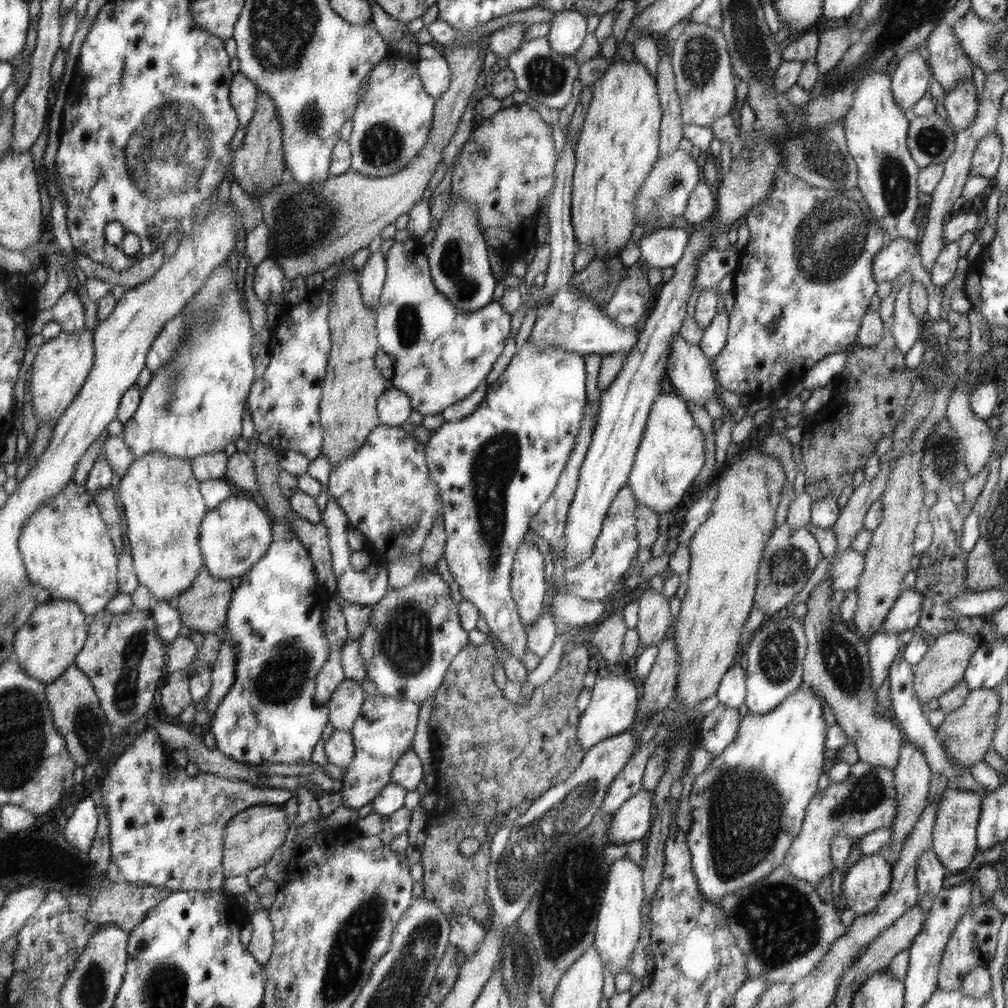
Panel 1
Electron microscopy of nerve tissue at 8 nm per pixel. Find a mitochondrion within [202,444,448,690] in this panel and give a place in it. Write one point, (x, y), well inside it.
(405, 641)

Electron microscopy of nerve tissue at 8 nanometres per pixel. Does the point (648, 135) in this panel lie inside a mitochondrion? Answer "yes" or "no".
no

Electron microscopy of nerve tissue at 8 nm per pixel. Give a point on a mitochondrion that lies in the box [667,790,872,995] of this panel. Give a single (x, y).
(777, 920)

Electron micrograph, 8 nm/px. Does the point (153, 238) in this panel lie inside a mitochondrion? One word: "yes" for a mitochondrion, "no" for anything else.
no

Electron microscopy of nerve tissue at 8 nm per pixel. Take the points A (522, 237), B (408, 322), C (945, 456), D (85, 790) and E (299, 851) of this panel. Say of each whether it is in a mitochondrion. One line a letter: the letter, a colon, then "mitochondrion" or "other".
A: other
B: mitochondrion
C: mitochondrion
D: other
E: other

